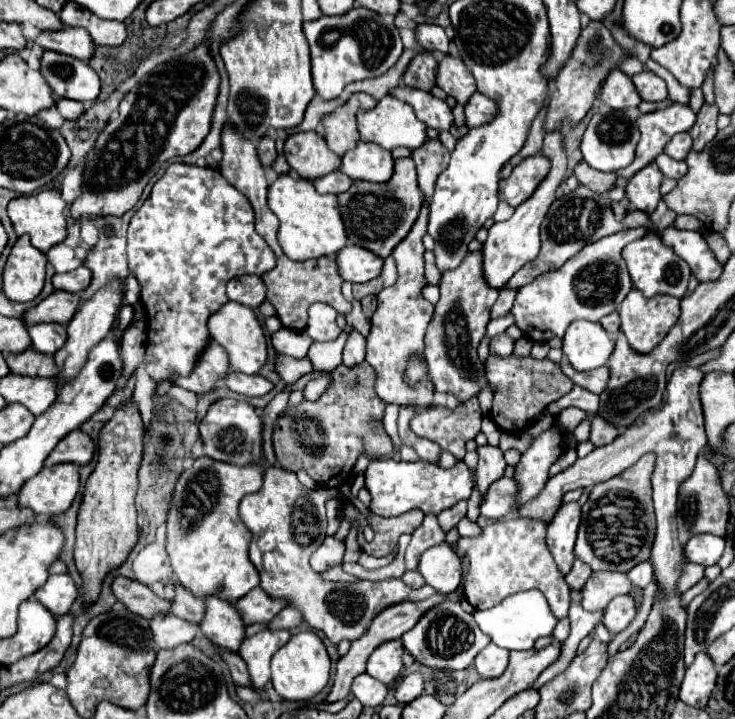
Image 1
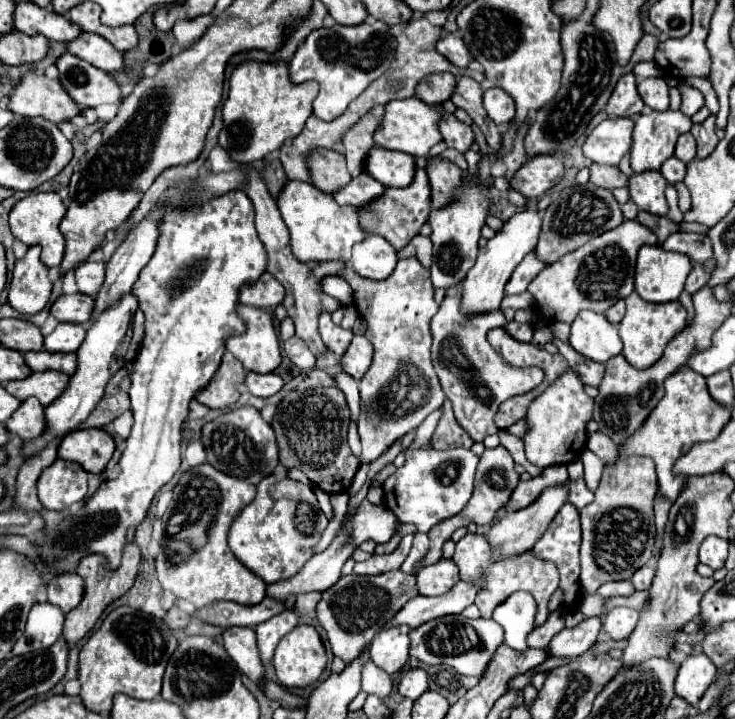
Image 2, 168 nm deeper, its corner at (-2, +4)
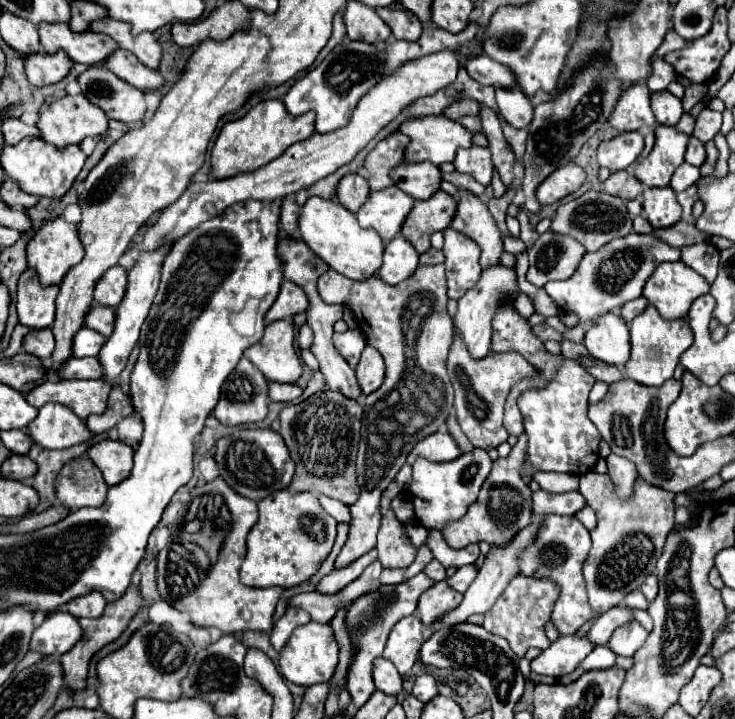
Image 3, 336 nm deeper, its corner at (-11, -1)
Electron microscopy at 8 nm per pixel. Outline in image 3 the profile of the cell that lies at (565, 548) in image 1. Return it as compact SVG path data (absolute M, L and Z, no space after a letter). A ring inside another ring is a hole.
M544 516L540 530L530 546L520 550L518 554L518 568L522 576L528 578L548 578L560 586L560 594L552 608L550 622L556 626L560 636L576 634L582 624L592 620L592 610L588 606L588 596L584 594L584 576L582 564L590 550L590 532L582 526L578 518L564 518L564 516Z

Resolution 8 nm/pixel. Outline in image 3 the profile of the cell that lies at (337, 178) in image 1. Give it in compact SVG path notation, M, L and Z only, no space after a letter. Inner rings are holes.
M398 186L372 192L368 202L358 210L356 218L362 228L372 228L384 242L390 242L400 234L400 228L414 208L414 198L402 192Z

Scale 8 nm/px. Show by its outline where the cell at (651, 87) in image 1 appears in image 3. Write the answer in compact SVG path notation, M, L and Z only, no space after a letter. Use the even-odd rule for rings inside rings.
M668 90L652 94L652 112L656 116L656 122L662 126L678 124L680 116L684 114L682 102L676 96L672 96Z

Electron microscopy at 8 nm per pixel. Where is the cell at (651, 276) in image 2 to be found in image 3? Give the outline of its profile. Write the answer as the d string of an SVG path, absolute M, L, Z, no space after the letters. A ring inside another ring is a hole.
M664 262L644 286L644 298L664 320L684 318L692 302L710 292L710 284L684 262Z

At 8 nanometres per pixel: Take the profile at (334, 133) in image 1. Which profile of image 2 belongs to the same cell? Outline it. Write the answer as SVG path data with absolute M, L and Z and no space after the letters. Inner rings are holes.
M375 105L343 137L343 153L347 159L347 169L353 177L363 173L363 161L367 151L375 145L373 131L377 129L381 117L383 117L383 105Z

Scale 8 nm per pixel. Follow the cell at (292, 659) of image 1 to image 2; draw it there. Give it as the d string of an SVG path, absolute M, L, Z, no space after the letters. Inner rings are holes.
M297 625L287 633L273 657L275 673L285 689L303 689L315 683L327 667L325 647L311 625Z

